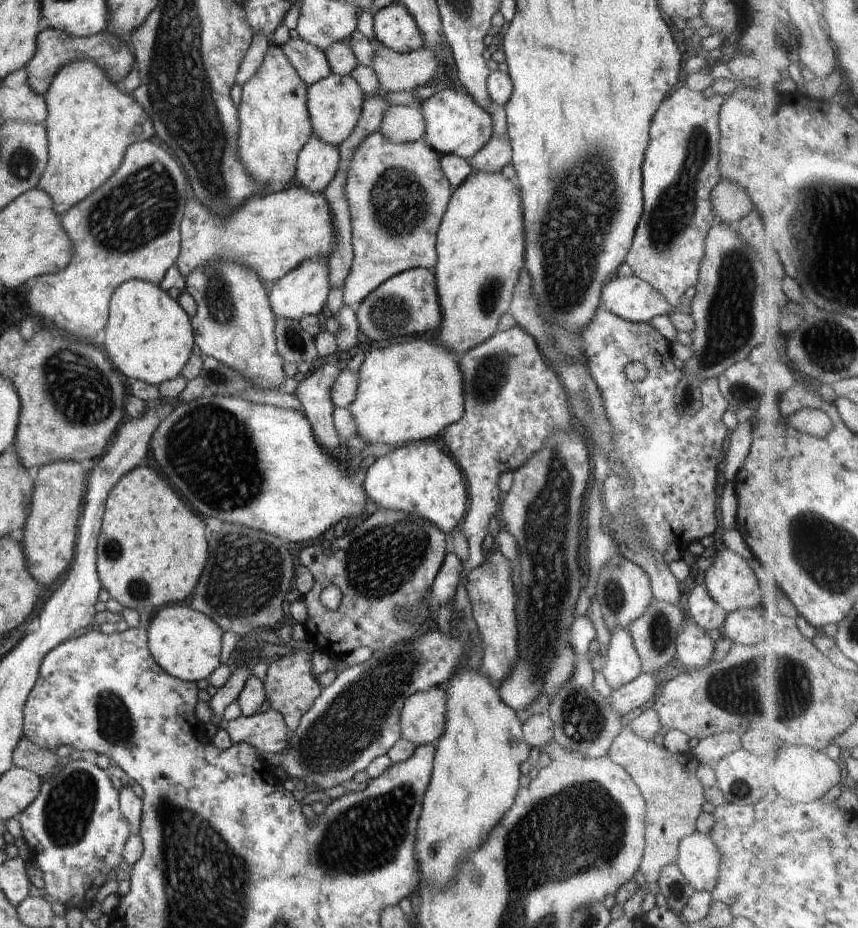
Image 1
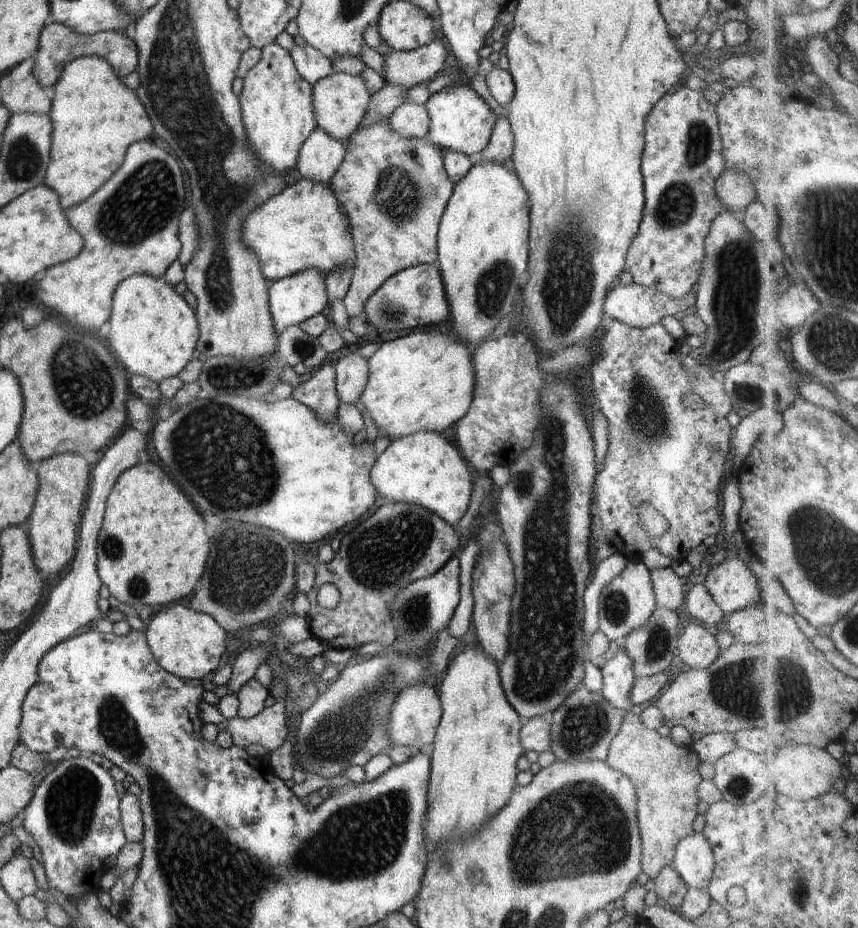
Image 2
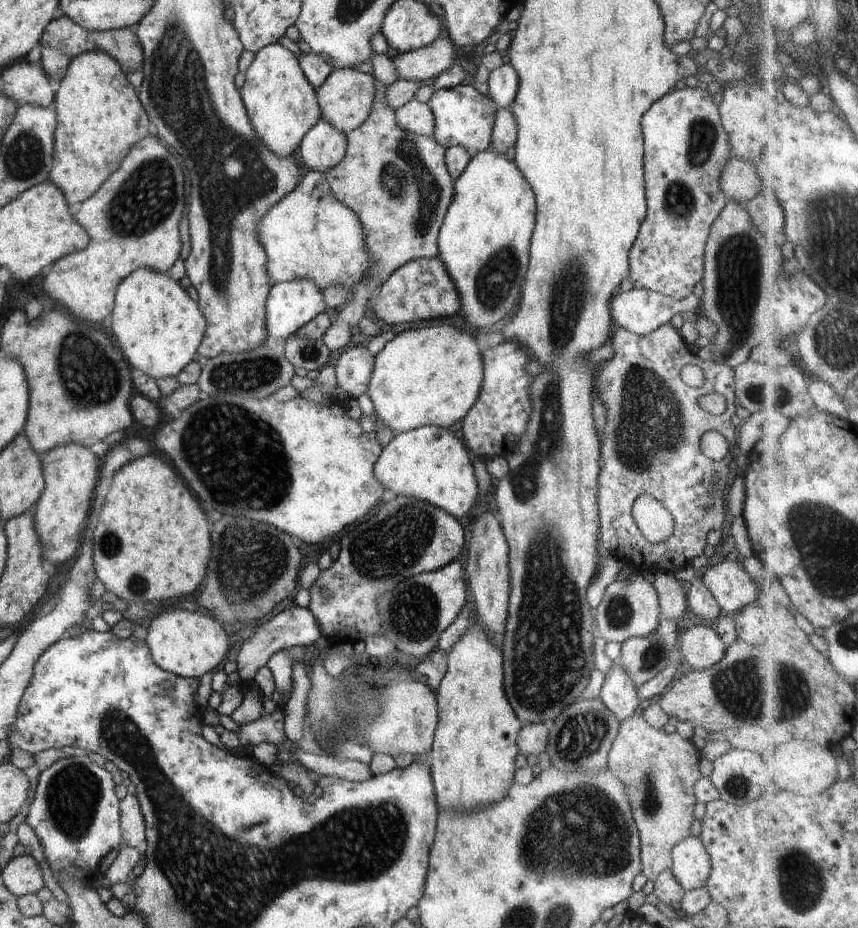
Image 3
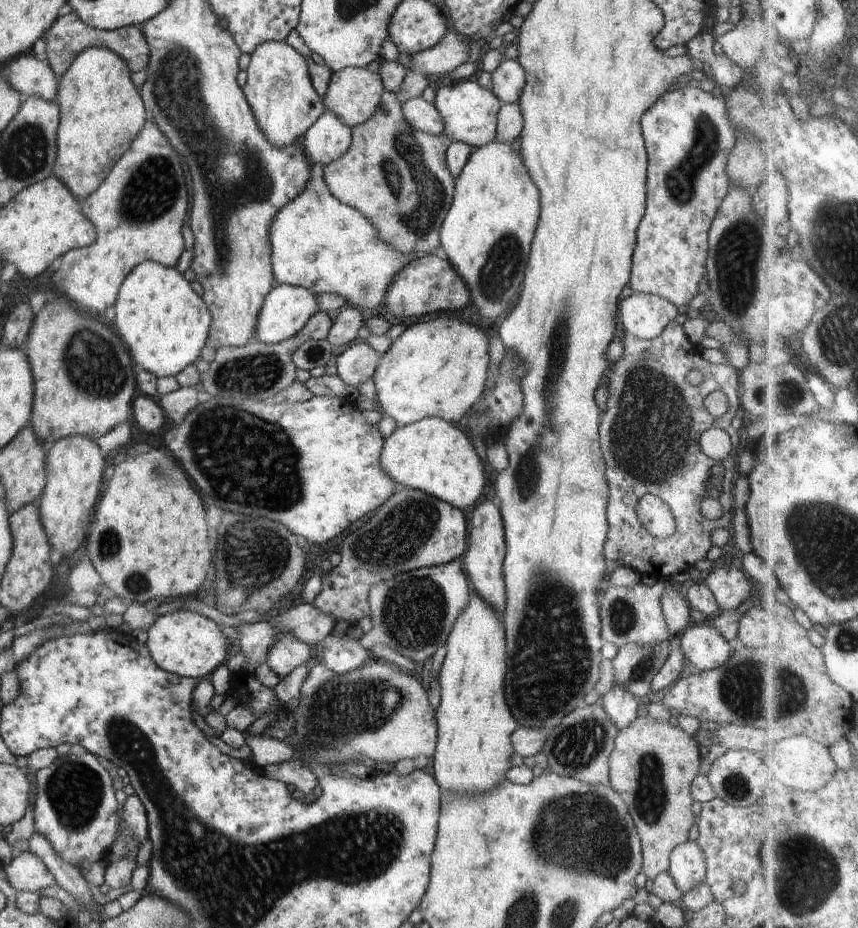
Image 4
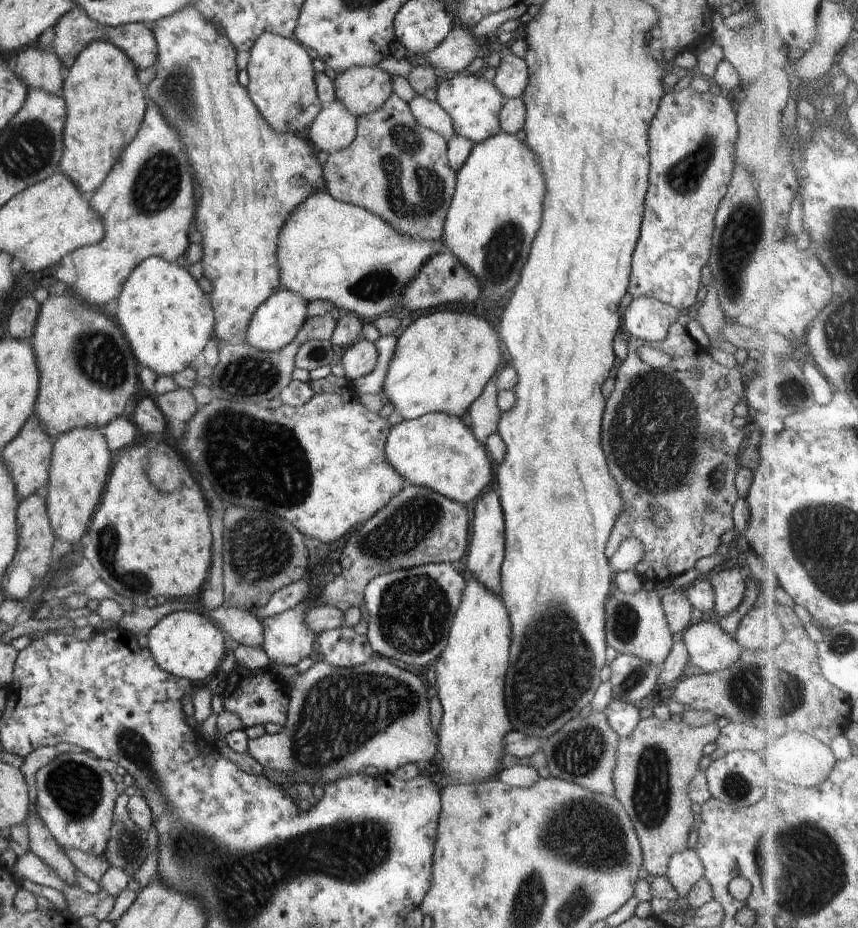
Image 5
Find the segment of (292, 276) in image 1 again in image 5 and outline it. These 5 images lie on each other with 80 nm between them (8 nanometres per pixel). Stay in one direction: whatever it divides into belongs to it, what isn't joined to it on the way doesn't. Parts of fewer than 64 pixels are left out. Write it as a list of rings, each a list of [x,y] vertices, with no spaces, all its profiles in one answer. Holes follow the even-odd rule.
[[[279,288],[266,302],[262,302],[256,312],[252,314],[248,330],[246,330],[245,343],[258,350],[258,352],[276,352],[276,350],[282,350],[284,346],[294,341],[300,328],[305,324],[308,304],[298,294],[294,294],[292,290]]]

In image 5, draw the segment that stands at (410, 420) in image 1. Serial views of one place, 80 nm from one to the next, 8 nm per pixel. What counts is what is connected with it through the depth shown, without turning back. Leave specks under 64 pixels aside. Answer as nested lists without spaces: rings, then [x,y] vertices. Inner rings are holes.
[[[454,308],[438,310],[413,320],[401,336],[388,362],[382,391],[404,420],[438,412],[465,417],[472,402],[498,374],[503,355],[500,334],[481,316]]]

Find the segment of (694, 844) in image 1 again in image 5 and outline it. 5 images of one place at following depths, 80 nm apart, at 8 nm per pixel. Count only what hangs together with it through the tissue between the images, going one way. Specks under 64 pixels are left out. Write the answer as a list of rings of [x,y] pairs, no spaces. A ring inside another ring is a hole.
[[[688,848],[670,858],[668,872],[665,876],[674,890],[678,892],[681,901],[684,901],[694,884],[704,877],[704,868],[702,868],[702,862],[700,862],[698,854],[695,854],[695,850]]]

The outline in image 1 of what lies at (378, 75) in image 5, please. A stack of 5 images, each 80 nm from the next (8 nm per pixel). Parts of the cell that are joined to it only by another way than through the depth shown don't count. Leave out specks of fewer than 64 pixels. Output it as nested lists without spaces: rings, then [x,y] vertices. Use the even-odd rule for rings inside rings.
[[[332,72],[322,80],[309,85],[307,89],[306,102],[313,136],[317,136],[330,146],[338,147],[352,134],[367,94],[350,75],[342,76]]]

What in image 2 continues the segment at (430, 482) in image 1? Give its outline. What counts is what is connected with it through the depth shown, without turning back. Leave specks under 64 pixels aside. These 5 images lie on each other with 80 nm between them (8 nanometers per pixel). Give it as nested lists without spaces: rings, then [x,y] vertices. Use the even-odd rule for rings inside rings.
[[[424,430],[392,439],[390,446],[377,456],[370,472],[370,482],[386,502],[422,506],[450,526],[456,527],[472,500],[472,473],[469,463],[464,460],[462,452],[449,434]]]

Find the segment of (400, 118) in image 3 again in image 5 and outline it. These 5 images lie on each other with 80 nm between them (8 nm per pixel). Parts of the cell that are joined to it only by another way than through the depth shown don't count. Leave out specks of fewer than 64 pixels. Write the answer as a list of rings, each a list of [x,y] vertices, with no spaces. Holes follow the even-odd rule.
[[[418,95],[407,104],[412,116],[423,128],[434,130],[434,132],[447,139],[456,135],[452,118],[438,102],[427,100],[423,95]]]

